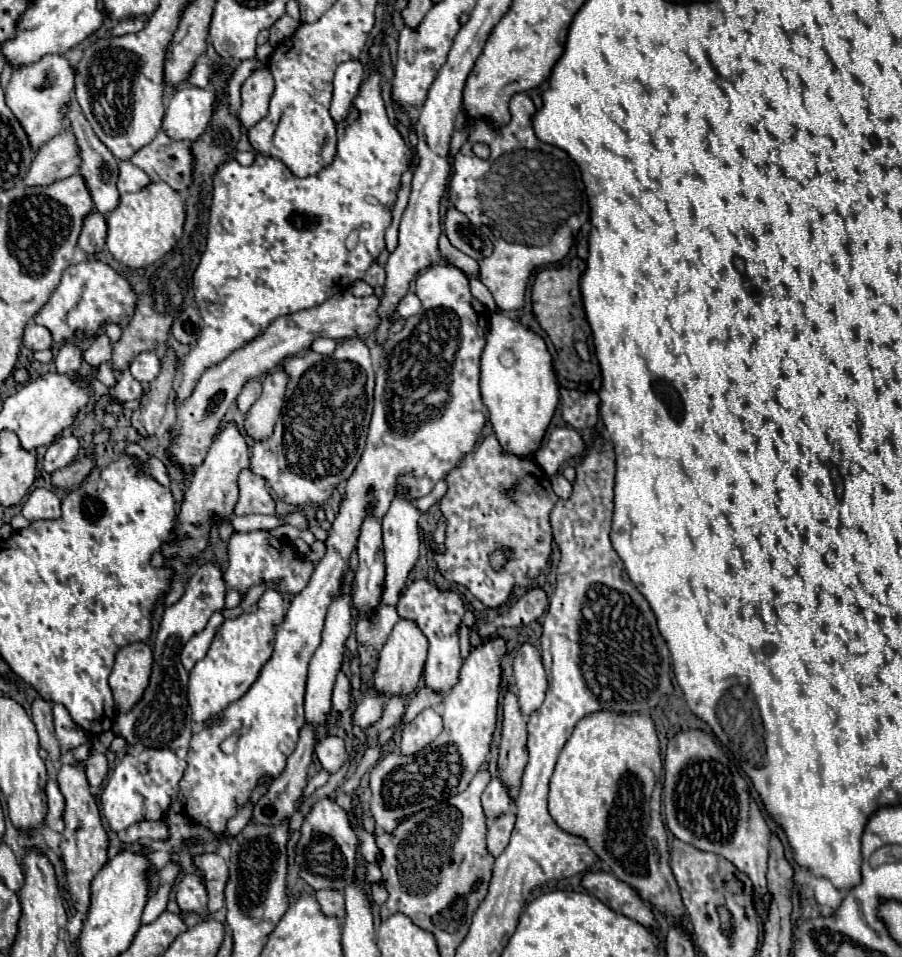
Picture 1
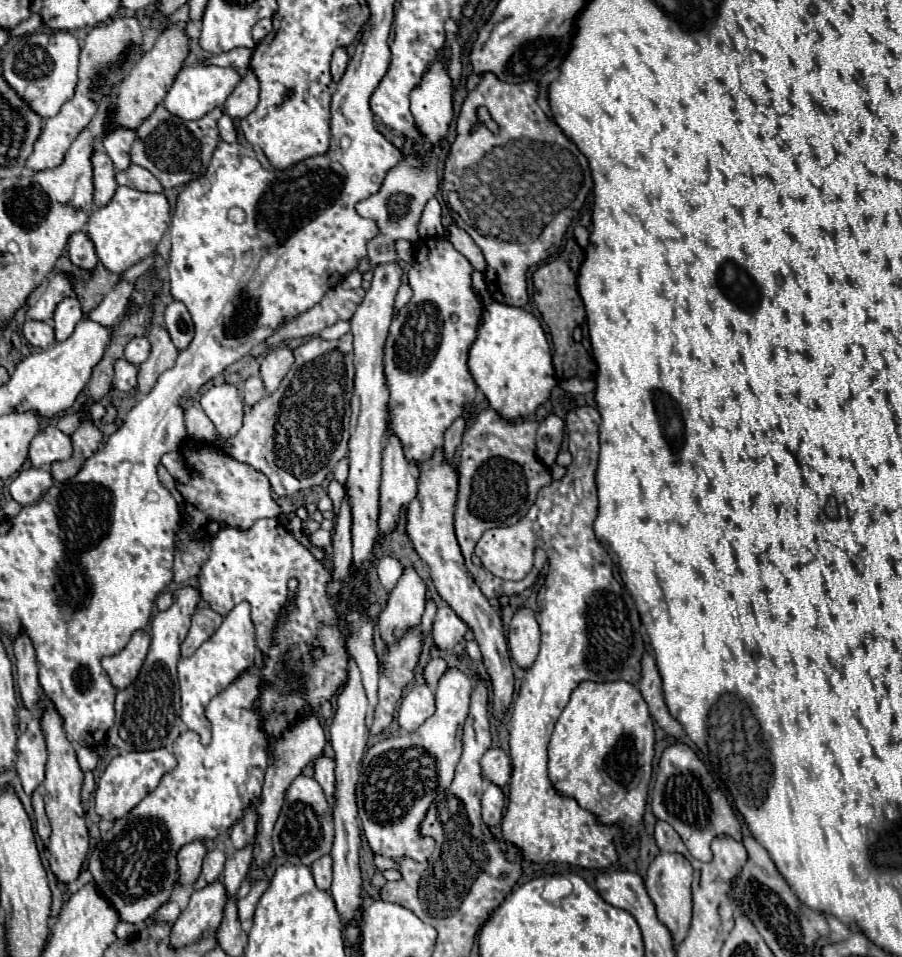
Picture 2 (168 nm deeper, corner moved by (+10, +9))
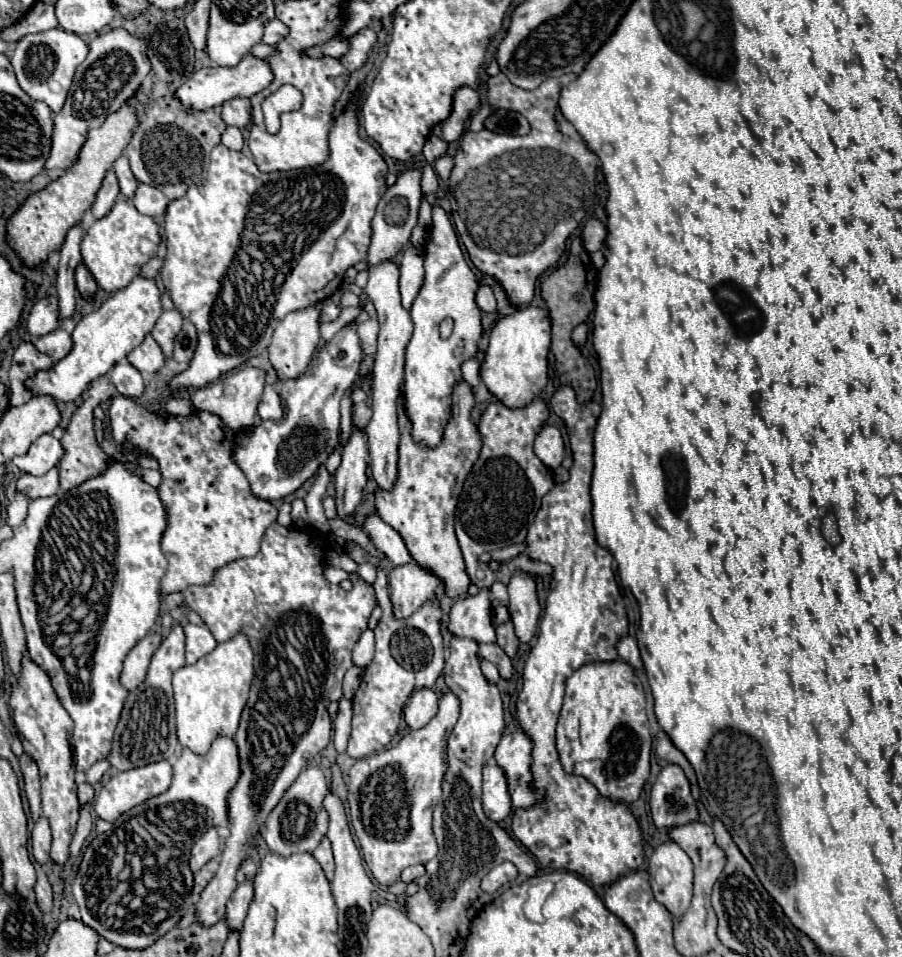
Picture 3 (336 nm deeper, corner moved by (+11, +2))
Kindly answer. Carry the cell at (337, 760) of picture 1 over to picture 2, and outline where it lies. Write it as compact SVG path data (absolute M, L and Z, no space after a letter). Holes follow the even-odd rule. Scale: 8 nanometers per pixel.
M318 756L314 760L314 780L322 786L326 798L330 804L334 804L334 768L336 768L336 762L334 758L328 758L328 756Z

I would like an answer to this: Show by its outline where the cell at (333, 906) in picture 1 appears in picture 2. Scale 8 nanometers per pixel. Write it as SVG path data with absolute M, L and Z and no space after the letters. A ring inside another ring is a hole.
M324 856L312 864L312 876L320 890L330 890L332 884L332 858Z

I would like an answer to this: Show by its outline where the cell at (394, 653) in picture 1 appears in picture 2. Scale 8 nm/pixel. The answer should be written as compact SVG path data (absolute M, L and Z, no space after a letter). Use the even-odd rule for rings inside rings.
M406 568L400 576L396 588L388 596L386 608L378 616L378 630L386 644L398 642L406 630L412 630L420 624L424 614L426 602L426 588L422 578L412 570Z

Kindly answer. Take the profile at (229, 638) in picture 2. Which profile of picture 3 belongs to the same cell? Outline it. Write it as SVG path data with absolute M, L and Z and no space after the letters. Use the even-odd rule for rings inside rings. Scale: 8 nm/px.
M243 633L219 643L213 653L193 665L185 665L173 675L177 739L197 755L205 755L217 737L233 737L241 711L249 697L253 679L253 651Z

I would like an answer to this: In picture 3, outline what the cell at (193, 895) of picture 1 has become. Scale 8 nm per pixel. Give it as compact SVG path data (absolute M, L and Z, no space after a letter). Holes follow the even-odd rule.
M211 827L207 833L201 835L201 839L191 849L191 859L189 859L191 871L193 873L199 871L207 861L215 859L219 853L221 853L221 841L217 837L217 829Z

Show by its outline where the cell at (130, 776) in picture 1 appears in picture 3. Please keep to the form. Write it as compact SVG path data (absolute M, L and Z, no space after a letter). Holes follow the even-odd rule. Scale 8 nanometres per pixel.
M159 761L159 763L151 763L151 765L145 765L145 767L139 767L139 769L129 769L129 771L123 771L123 773L117 773L113 779L109 779L101 793L97 795L93 807L95 807L95 813L113 823L119 815L123 815L125 811L133 809L135 805L139 803L145 803L147 799L155 797L155 795L161 795L169 789L171 785L171 777L173 777L173 771L171 771L171 763L169 761Z

